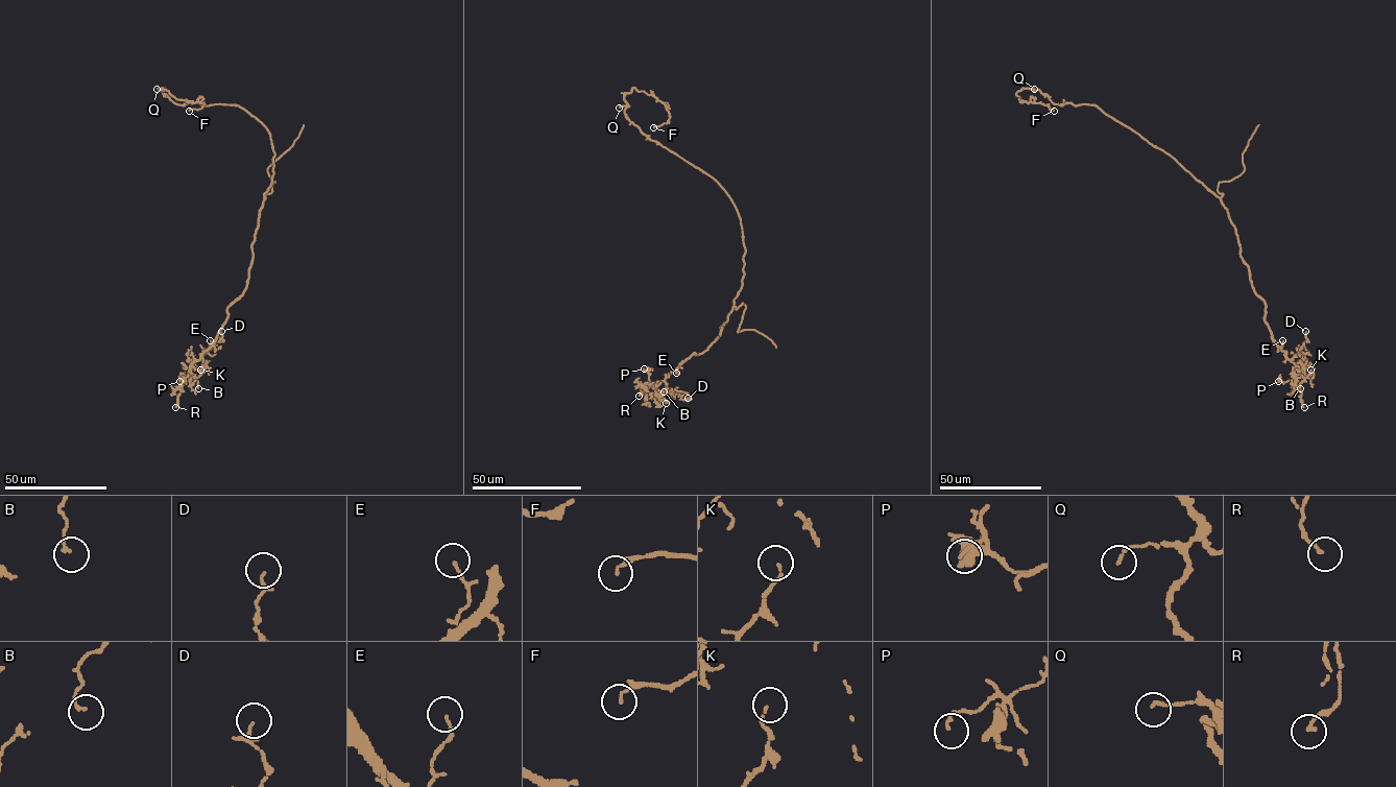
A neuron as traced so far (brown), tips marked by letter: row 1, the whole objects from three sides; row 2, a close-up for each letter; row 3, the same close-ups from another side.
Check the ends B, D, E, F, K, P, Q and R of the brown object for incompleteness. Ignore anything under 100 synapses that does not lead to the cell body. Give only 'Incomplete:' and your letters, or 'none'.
Incomplete: none

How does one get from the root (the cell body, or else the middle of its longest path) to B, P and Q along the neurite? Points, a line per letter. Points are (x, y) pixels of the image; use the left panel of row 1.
B: (273, 163), (246, 286), (227, 307), (215, 341), (190, 365), (188, 377), (198, 388)
P: (273, 163), (245, 290), (227, 307), (215, 341), (179, 381)
Q: (273, 163), (274, 153), (268, 132), (243, 109), (220, 103), (181, 105), (164, 94), (162, 88), (157, 89)

